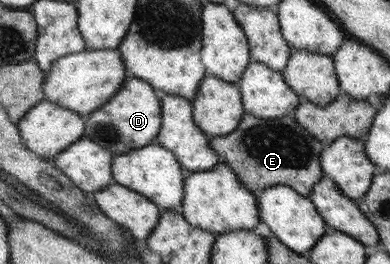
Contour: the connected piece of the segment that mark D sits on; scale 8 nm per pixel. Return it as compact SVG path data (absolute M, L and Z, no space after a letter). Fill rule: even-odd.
M126 76L122 88L101 109L85 117L84 136L107 147L114 155L127 154L151 145L161 126L161 103L155 89L141 78Z

